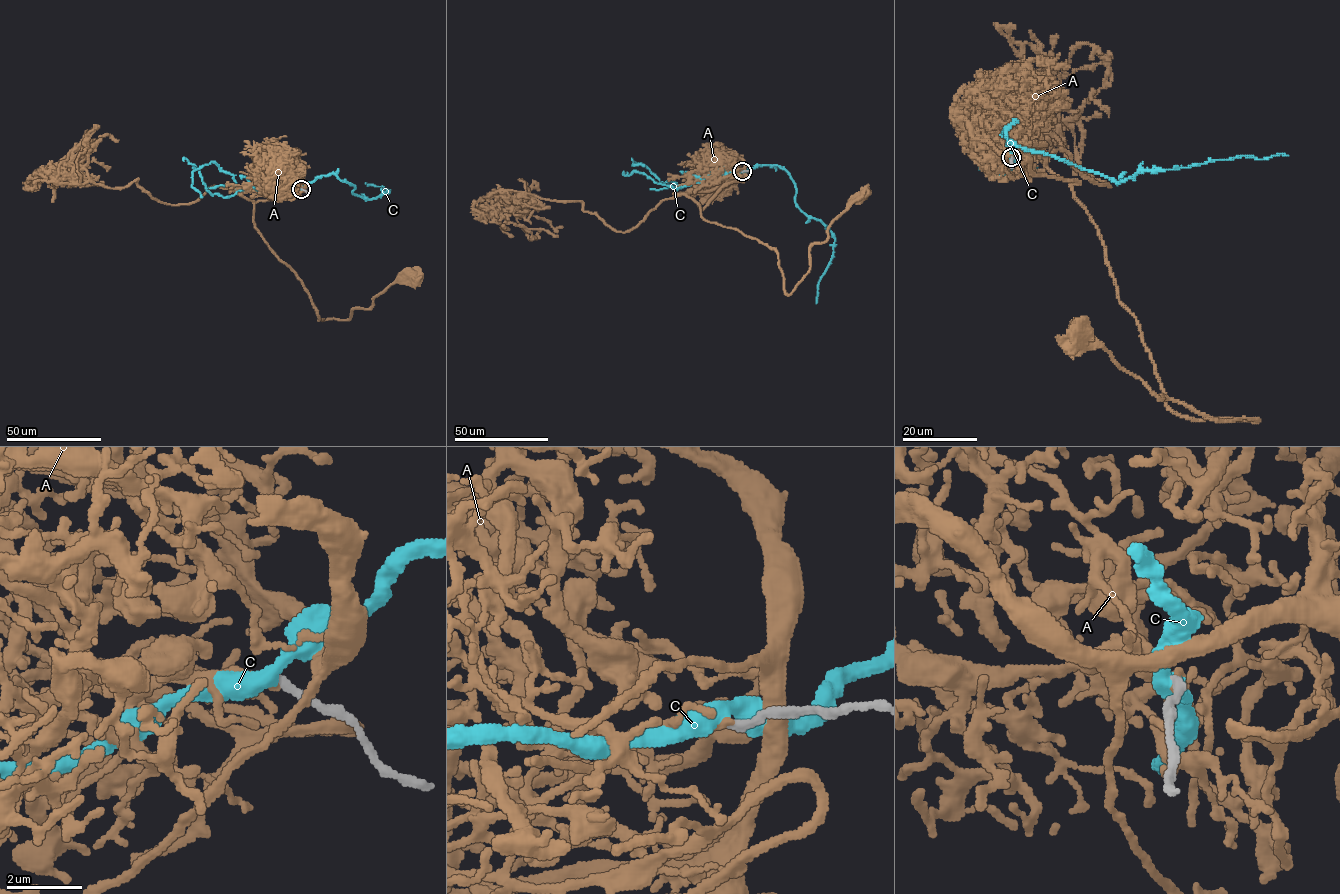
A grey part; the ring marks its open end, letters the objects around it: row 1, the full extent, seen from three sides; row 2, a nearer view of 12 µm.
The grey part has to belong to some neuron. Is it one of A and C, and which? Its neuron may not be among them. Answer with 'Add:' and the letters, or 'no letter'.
Add: no letter

